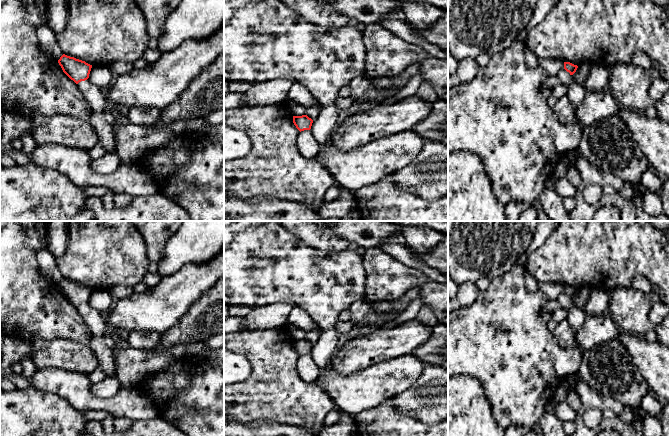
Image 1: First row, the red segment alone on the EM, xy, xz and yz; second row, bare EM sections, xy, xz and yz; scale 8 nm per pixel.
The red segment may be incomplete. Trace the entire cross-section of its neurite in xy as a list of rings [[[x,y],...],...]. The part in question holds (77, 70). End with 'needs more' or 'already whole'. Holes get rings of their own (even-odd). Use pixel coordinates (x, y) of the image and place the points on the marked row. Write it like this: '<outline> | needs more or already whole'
[[[65,54],[60,57],[58,63],[63,72],[77,84],[88,102],[92,110],[92,116],[89,122],[98,135],[99,144],[108,153],[115,152],[114,123],[106,113],[106,101],[100,87],[88,80],[92,65]]] | needs more

